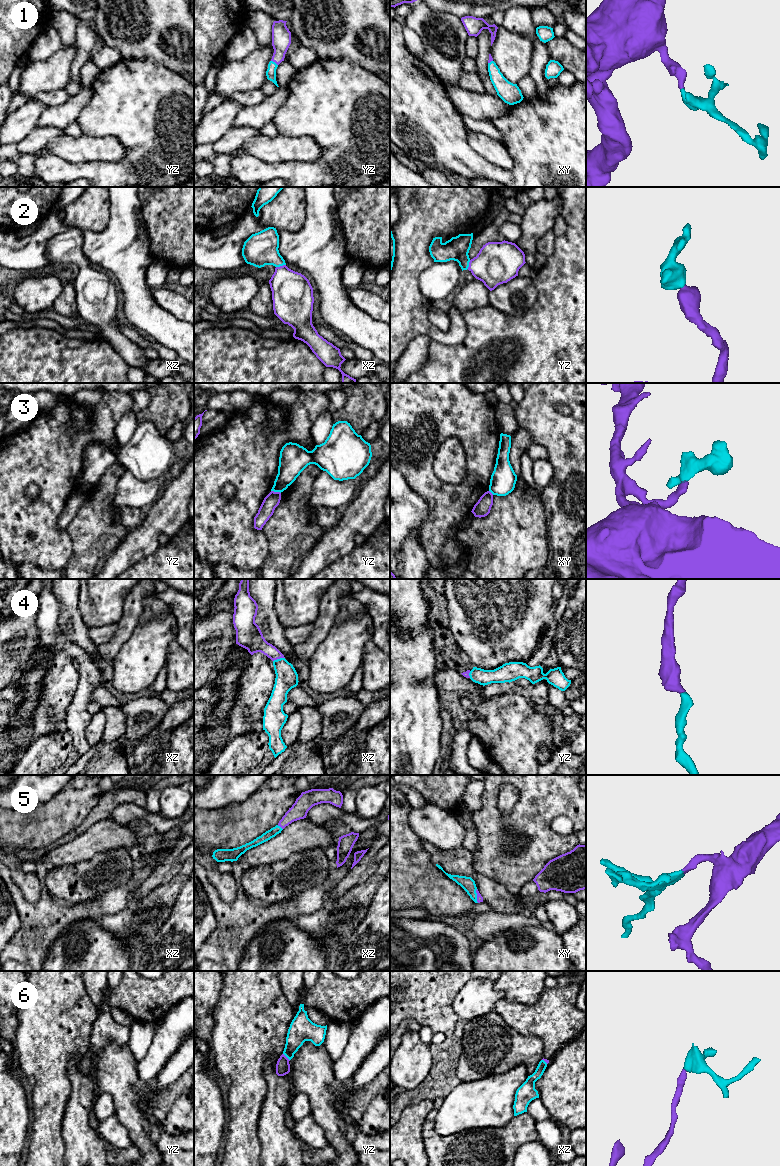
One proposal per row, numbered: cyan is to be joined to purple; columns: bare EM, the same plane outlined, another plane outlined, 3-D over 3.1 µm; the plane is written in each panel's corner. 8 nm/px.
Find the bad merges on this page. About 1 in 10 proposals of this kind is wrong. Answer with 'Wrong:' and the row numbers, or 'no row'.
Wrong: 3

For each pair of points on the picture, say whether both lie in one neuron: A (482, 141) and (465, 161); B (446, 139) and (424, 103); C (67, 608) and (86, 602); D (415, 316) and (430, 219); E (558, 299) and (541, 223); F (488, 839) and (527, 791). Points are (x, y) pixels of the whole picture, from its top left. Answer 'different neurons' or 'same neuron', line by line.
A: different neurons
B: same neuron
C: different neurons
D: same neuron
E: different neurons
F: same neuron

